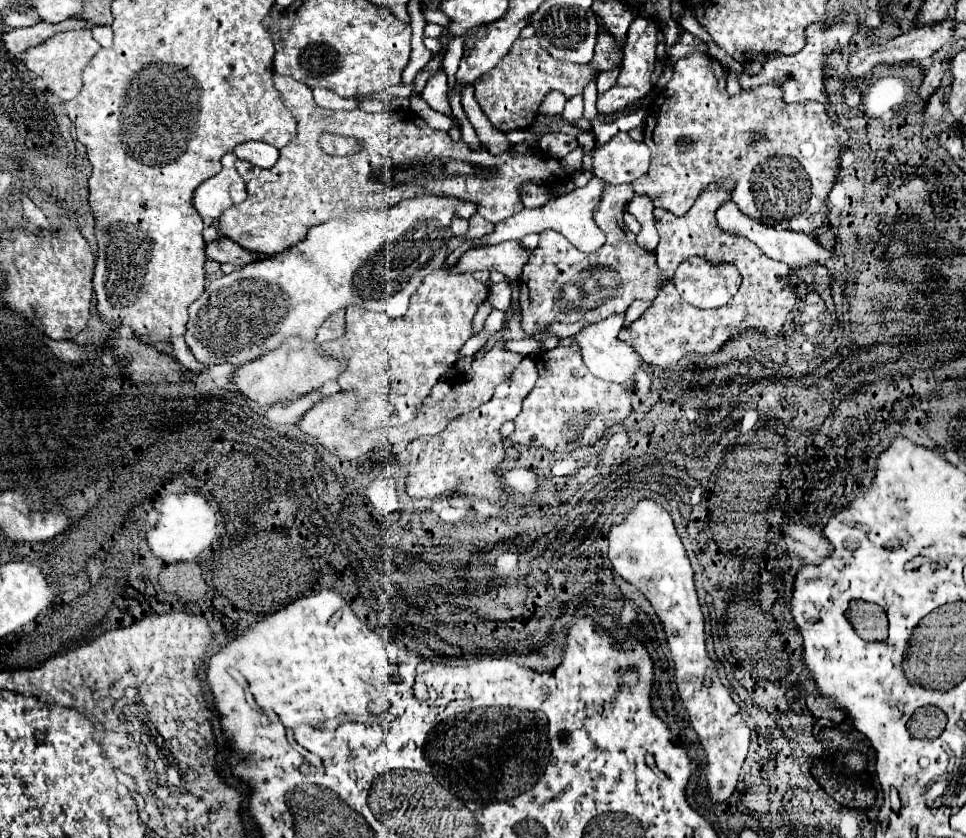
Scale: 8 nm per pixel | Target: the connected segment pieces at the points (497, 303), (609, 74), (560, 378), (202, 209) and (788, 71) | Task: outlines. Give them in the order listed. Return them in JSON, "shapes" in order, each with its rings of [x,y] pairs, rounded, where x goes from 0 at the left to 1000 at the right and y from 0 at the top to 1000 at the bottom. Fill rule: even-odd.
{"shapes":[[[[518,337],[518,339],[511,339],[511,341],[507,344],[505,360],[507,360],[511,368],[524,372],[526,365],[528,365],[528,341],[520,341],[520,337]]],[[[638,79],[638,81],[634,81],[634,84],[625,84],[625,86],[621,86],[621,88],[619,88],[619,110],[623,112],[623,110],[629,107],[631,103],[636,103],[640,88],[642,88],[642,79]]],[[[590,411],[590,413],[578,413],[569,420],[561,420],[555,425],[555,439],[557,439],[557,453],[549,470],[540,480],[540,489],[534,496],[532,516],[526,520],[526,525],[534,530],[545,530],[545,532],[559,532],[571,539],[592,539],[596,532],[613,532],[619,525],[627,520],[627,513],[631,513],[636,506],[648,501],[654,492],[650,468],[636,458],[621,453],[607,442],[607,434],[602,430],[600,415]]],[[[236,181],[228,193],[230,193],[230,203],[217,215],[211,215],[201,227],[201,234],[199,234],[199,246],[209,258],[211,265],[219,265],[228,260],[232,251],[253,241],[255,236],[253,215],[248,212],[248,208],[244,208],[244,200],[242,200],[244,186]]],[[[878,19],[874,26],[859,31],[836,31],[834,36],[834,55],[820,67],[812,67],[812,69],[799,69],[795,72],[787,88],[783,91],[774,91],[774,88],[764,88],[768,95],[768,105],[776,107],[789,100],[801,100],[807,103],[812,107],[812,122],[834,122],[834,119],[843,119],[849,124],[857,124],[857,117],[853,112],[853,67],[876,57],[880,53],[882,41],[888,36],[888,24],[884,19]],[[818,91],[818,93],[816,93]]]]}

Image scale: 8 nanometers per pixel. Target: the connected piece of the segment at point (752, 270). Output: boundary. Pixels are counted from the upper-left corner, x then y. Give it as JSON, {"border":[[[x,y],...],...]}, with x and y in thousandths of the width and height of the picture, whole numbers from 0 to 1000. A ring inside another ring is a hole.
{"border":[[[745,215],[735,220],[714,248],[708,260],[700,260],[692,255],[687,248],[677,248],[677,270],[681,274],[682,290],[678,298],[680,315],[684,322],[683,346],[677,356],[677,365],[656,382],[652,389],[644,391],[640,405],[654,413],[668,433],[681,437],[685,442],[700,442],[702,432],[712,422],[739,422],[754,406],[764,399],[772,399],[776,394],[787,396],[791,401],[805,401],[810,389],[814,387],[814,377],[822,368],[824,348],[818,341],[820,322],[812,317],[812,313],[803,313],[791,305],[781,289],[770,282],[756,279],[747,274],[741,265],[741,251],[756,239],[756,229],[760,227],[760,215]],[[724,305],[737,314],[746,311],[758,314],[766,329],[768,339],[764,351],[743,370],[723,370],[706,358],[696,333],[705,313]]]}

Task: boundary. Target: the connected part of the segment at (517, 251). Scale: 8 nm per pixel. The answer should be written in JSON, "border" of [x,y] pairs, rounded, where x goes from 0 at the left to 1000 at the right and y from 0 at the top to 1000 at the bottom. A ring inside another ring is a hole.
{"border":[[[520,289],[518,294],[505,296],[487,296],[482,298],[474,313],[466,320],[470,327],[491,327],[495,322],[516,322],[528,337],[538,332],[538,322],[542,313],[547,313],[549,301],[542,298],[536,289]]]}

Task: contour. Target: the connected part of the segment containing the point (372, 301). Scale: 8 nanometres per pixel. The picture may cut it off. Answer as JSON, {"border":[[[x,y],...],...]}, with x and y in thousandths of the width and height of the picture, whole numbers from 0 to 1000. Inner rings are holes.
{"border":[[[431,234],[393,255],[381,251],[366,251],[360,253],[358,263],[346,260],[335,267],[323,270],[317,284],[300,294],[298,298],[273,310],[259,313],[236,329],[230,327],[217,334],[209,353],[195,368],[197,382],[190,406],[201,427],[207,434],[215,437],[228,434],[232,427],[240,427],[251,418],[259,415],[263,415],[263,422],[286,418],[300,401],[323,406],[329,389],[337,382],[337,377],[362,363],[404,375],[418,372],[422,370],[427,346],[431,346],[431,341],[435,341],[435,337],[445,325],[460,317],[464,289],[468,282],[466,274],[468,260],[476,258],[484,263],[489,255],[493,255],[493,246],[489,246],[489,241],[476,241],[455,234]],[[222,396],[232,396],[232,403],[222,403]],[[271,403],[273,403],[273,420],[271,415],[267,415],[267,406]]]}

